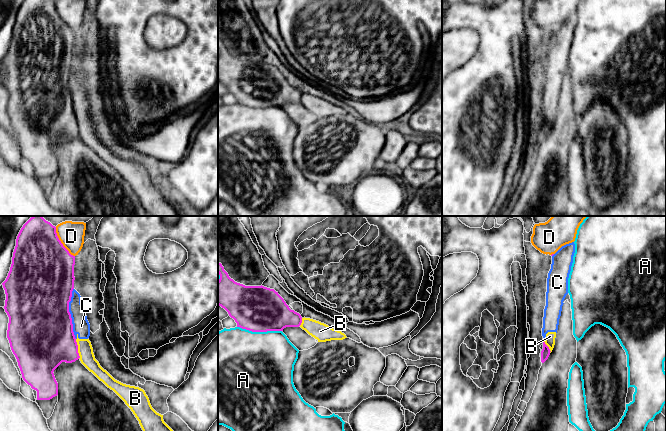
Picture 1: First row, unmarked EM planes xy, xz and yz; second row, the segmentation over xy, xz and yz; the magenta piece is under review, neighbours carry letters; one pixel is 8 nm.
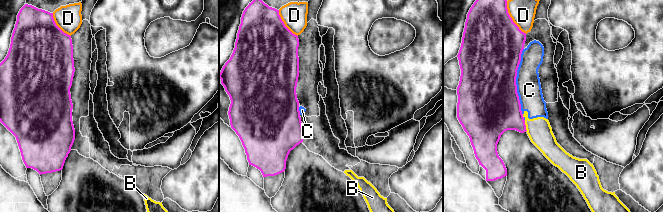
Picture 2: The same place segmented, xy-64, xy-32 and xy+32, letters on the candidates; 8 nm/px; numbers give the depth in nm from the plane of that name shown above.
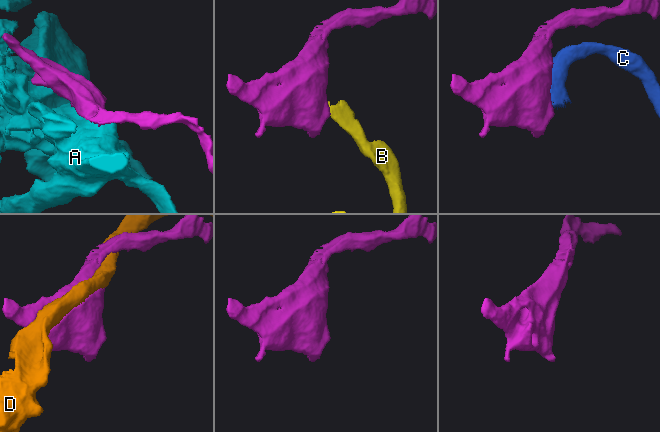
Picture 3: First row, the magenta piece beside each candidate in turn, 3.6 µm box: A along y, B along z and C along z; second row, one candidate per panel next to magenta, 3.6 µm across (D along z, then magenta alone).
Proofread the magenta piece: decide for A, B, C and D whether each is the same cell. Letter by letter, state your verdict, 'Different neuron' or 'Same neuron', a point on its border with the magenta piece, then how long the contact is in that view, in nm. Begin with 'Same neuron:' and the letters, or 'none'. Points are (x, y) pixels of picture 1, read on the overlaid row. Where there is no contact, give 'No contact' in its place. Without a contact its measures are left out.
Same neuron: none
A: Different neuron. Touches magenta at xz (259, 331). Shared border 360 nm
B: Different neuron. Touches magenta at xy (77, 349). Shared border 160 nm
C: Different neuron. Touches magenta at xy (69, 313). Shared border 400 nm
D: Different neuron. Touches magenta at xy (60, 242). Shared border 280 nm

